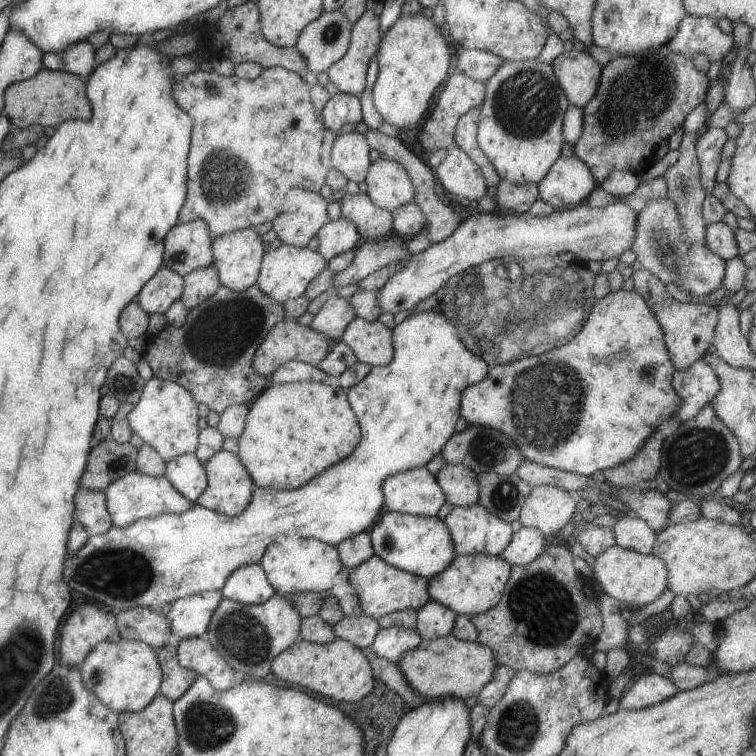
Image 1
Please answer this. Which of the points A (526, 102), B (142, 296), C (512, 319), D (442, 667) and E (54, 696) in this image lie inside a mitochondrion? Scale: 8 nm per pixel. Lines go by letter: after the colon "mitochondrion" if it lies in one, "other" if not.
A: mitochondrion
B: other
C: mitochondrion
D: other
E: mitochondrion

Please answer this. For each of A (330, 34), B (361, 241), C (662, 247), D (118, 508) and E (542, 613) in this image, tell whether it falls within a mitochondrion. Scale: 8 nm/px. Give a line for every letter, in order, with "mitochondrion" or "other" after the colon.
A: mitochondrion
B: other
C: mitochondrion
D: other
E: mitochondrion

